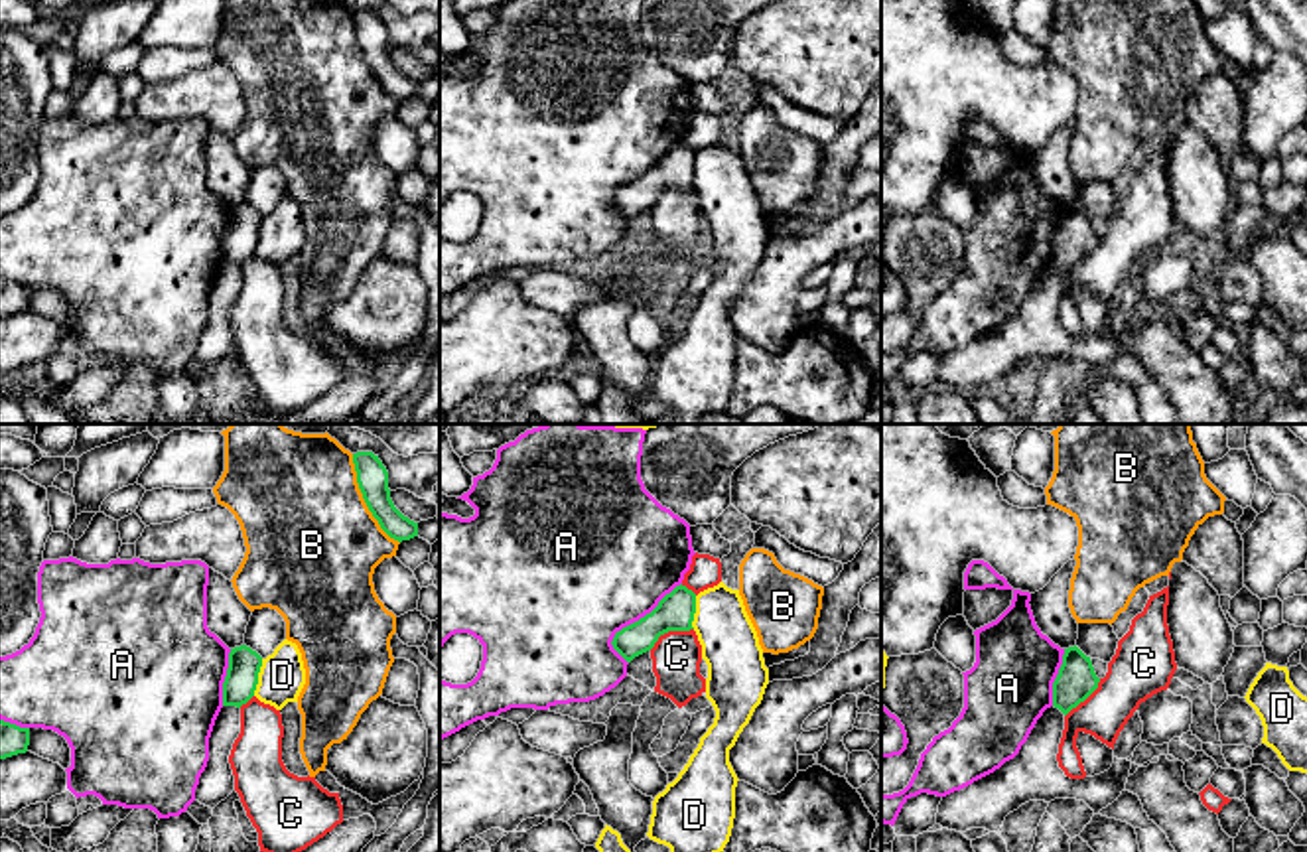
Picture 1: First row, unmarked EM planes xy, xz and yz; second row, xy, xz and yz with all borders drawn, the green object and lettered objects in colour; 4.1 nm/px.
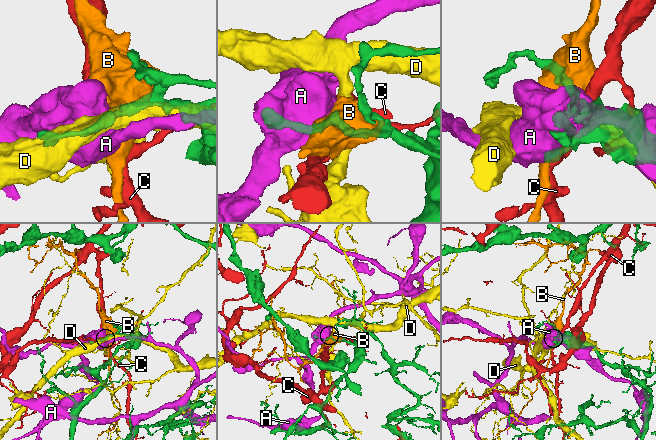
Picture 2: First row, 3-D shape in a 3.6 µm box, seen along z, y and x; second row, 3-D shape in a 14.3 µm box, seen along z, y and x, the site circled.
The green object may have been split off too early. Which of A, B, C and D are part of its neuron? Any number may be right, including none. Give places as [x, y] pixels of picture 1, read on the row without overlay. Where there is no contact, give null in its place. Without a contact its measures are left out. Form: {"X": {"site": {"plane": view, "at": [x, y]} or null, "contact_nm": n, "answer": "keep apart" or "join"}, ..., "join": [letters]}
{"A": {"site": {"plane": "xz", "at": [635, 180]}, "contact_nm": 400, "answer": "keep apart"}, "B": {"site": {"plane": "xy", "at": [363, 56]}, "contact_nm": 420, "answer": "keep apart"}, "C": {"site": {"plane": "xz", "at": [669, 188]}, "contact_nm": 200, "answer": "keep apart"}, "D": {"site": {"plane": "xy", "at": [257, 235]}, "contact_nm": 160, "answer": "keep apart"}, "join": []}

